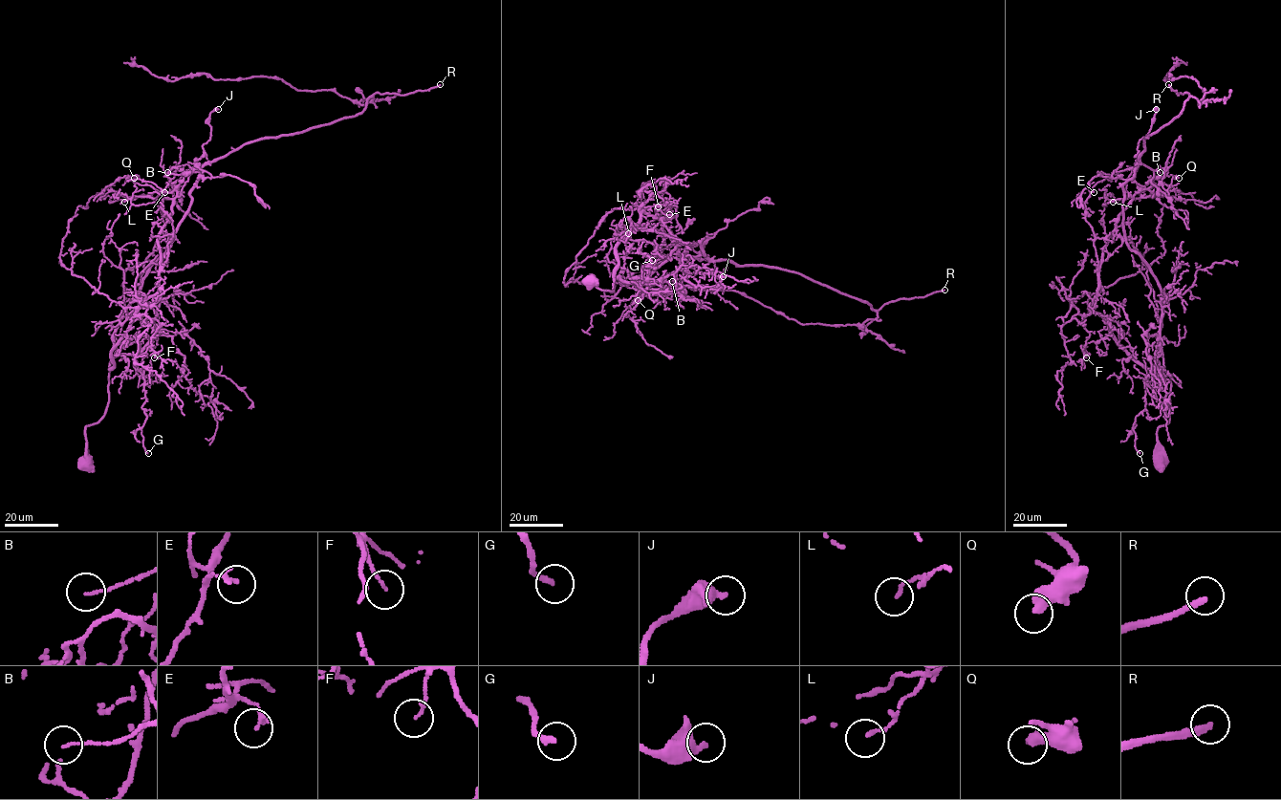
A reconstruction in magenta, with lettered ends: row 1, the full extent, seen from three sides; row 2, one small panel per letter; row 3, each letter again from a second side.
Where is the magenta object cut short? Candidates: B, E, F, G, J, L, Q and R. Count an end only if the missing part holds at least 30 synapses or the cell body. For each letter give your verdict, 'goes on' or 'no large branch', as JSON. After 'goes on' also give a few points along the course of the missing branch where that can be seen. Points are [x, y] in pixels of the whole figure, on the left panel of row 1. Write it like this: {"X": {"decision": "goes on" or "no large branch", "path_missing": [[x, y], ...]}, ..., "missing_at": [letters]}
{"B": {"decision": "no large branch"}, "E": {"decision": "no large branch"}, "F": {"decision": "no large branch"}, "G": {"decision": "no large branch"}, "J": {"decision": "no large branch"}, "L": {"decision": "no large branch"}, "Q": {"decision": "no large branch"}, "R": {"decision": "goes on"}, "missing_at": ["R"]}

